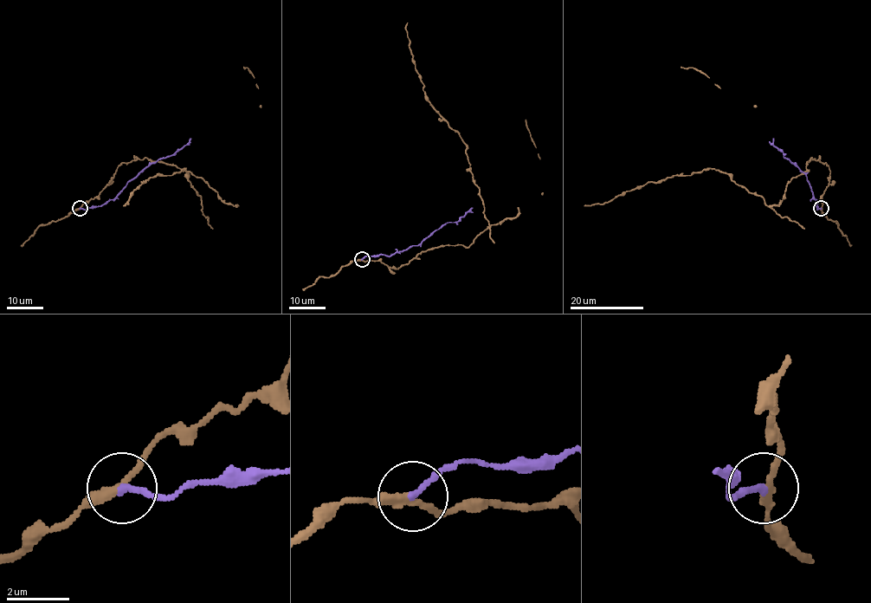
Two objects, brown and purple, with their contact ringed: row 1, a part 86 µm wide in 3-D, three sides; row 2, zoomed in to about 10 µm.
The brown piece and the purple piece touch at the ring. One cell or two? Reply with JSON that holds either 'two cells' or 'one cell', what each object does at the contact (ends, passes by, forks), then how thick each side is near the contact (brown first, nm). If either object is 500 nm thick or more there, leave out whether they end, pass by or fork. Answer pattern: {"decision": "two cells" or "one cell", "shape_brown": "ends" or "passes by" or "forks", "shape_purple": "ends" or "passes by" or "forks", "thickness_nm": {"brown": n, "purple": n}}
{"decision": "two cells", "shape_brown": "passes by", "shape_purple": "ends", "thickness_nm": {"brown": 260, "purple": 200}}

